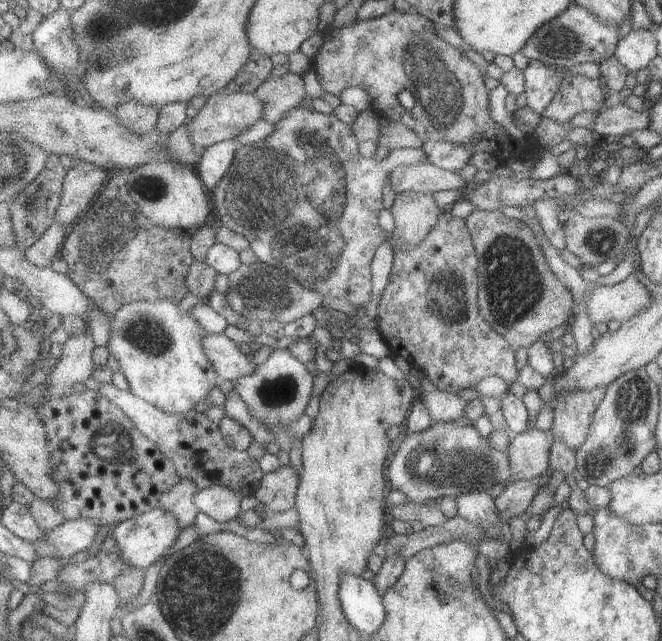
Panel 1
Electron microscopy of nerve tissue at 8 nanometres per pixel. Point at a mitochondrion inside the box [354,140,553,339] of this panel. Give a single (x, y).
(518, 285)

